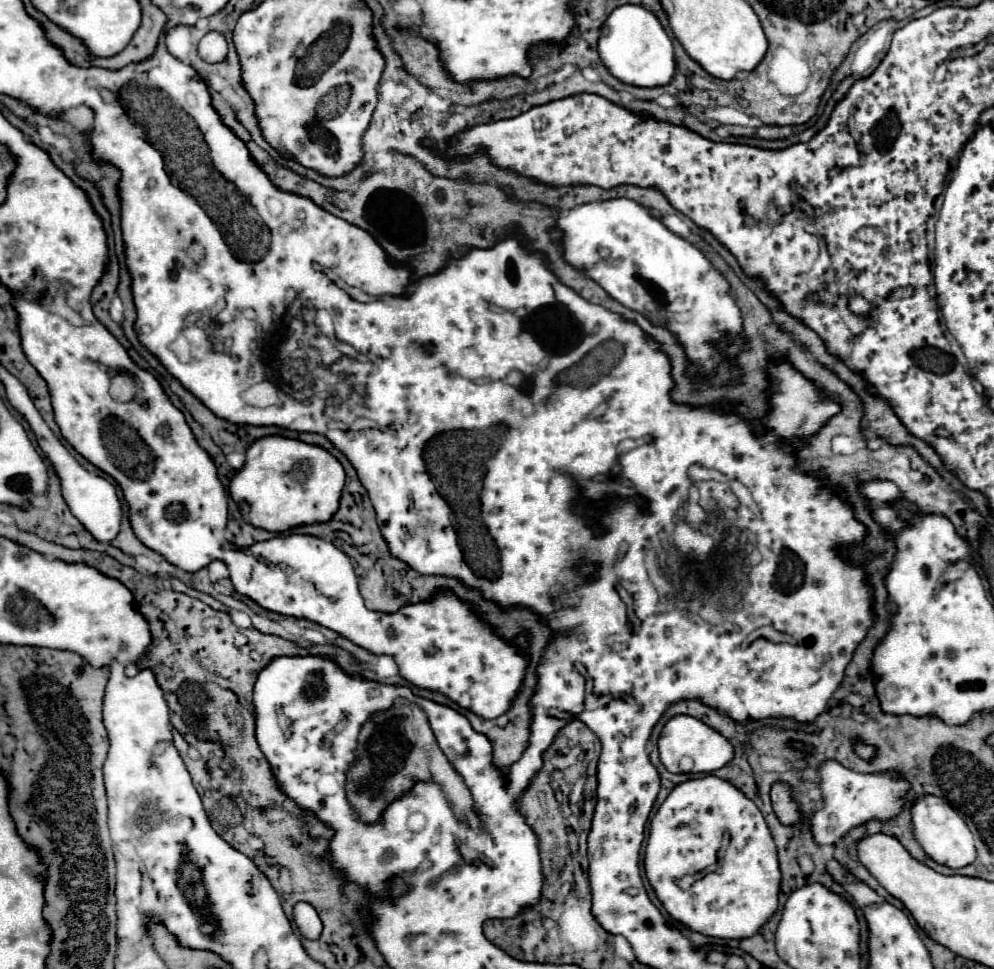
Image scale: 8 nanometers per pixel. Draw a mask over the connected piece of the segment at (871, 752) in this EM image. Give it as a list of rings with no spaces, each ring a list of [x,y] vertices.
[[[856,741],[852,747],[854,747],[854,753],[864,761],[870,761],[878,755],[878,749],[874,745],[868,745],[868,743],[862,743],[862,741]]]

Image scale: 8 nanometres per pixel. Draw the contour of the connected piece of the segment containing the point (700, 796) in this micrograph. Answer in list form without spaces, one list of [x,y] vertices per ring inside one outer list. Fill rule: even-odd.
[[[714,775],[676,785],[660,805],[650,821],[644,869],[664,909],[676,921],[708,937],[750,937],[779,906],[781,871],[766,821],[744,793]],[[716,863],[720,863],[718,869],[694,881],[688,889],[680,887],[686,875],[700,873]]]

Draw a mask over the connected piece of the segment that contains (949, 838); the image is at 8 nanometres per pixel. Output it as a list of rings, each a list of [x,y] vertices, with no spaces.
[[[920,795],[910,807],[910,815],[912,815],[912,827],[914,827],[916,841],[926,851],[926,855],[932,857],[936,863],[958,869],[958,867],[970,865],[976,859],[974,839],[972,839],[968,825],[944,799],[936,795]]]

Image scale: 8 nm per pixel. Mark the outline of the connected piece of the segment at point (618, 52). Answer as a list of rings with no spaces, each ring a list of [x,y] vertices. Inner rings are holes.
[[[622,5],[608,15],[598,39],[598,53],[608,71],[616,79],[630,85],[658,87],[670,83],[670,79],[674,77],[676,63],[672,41],[668,39],[656,15],[642,5]]]

